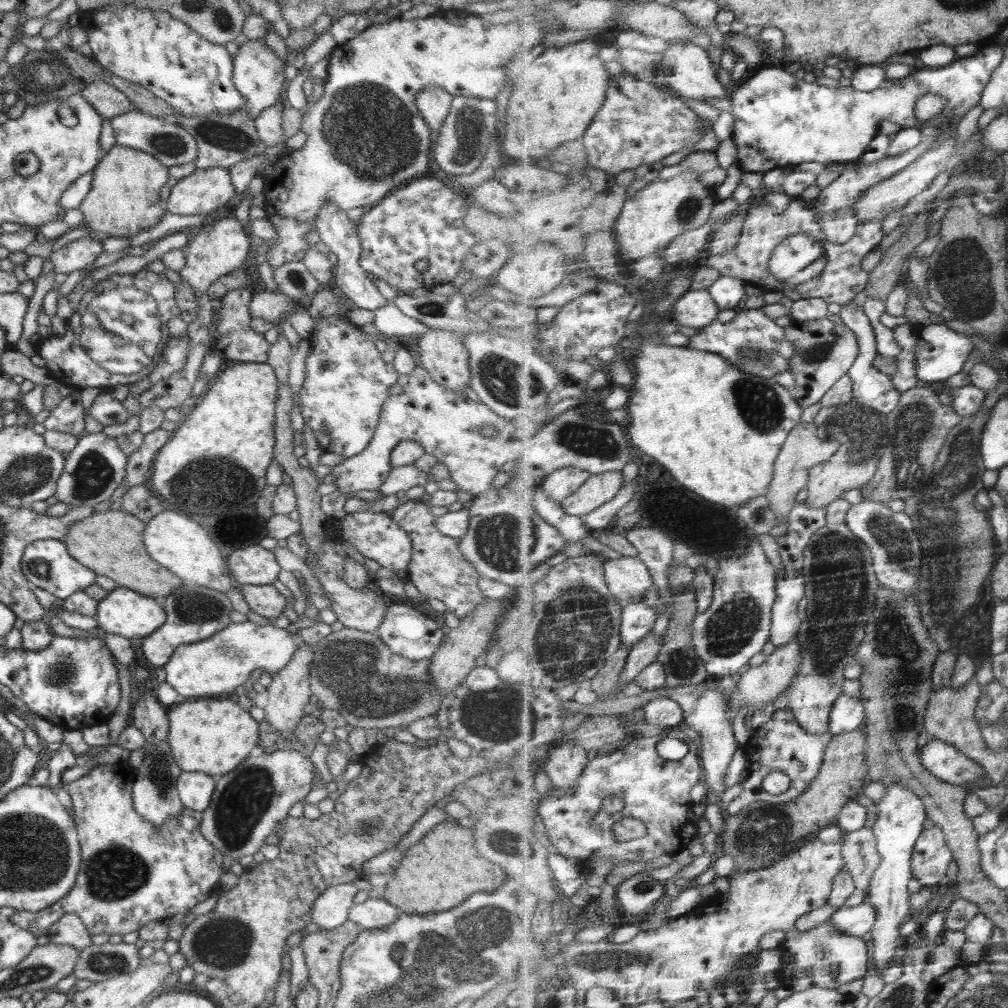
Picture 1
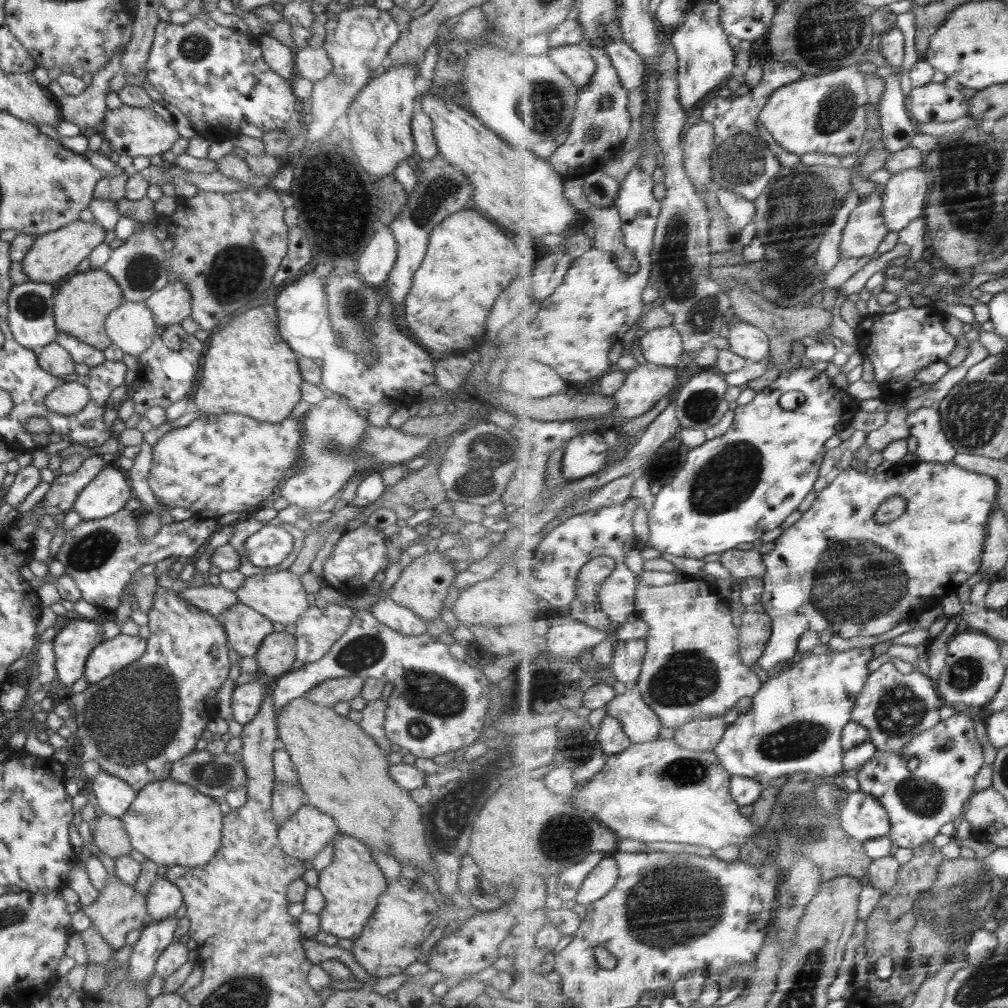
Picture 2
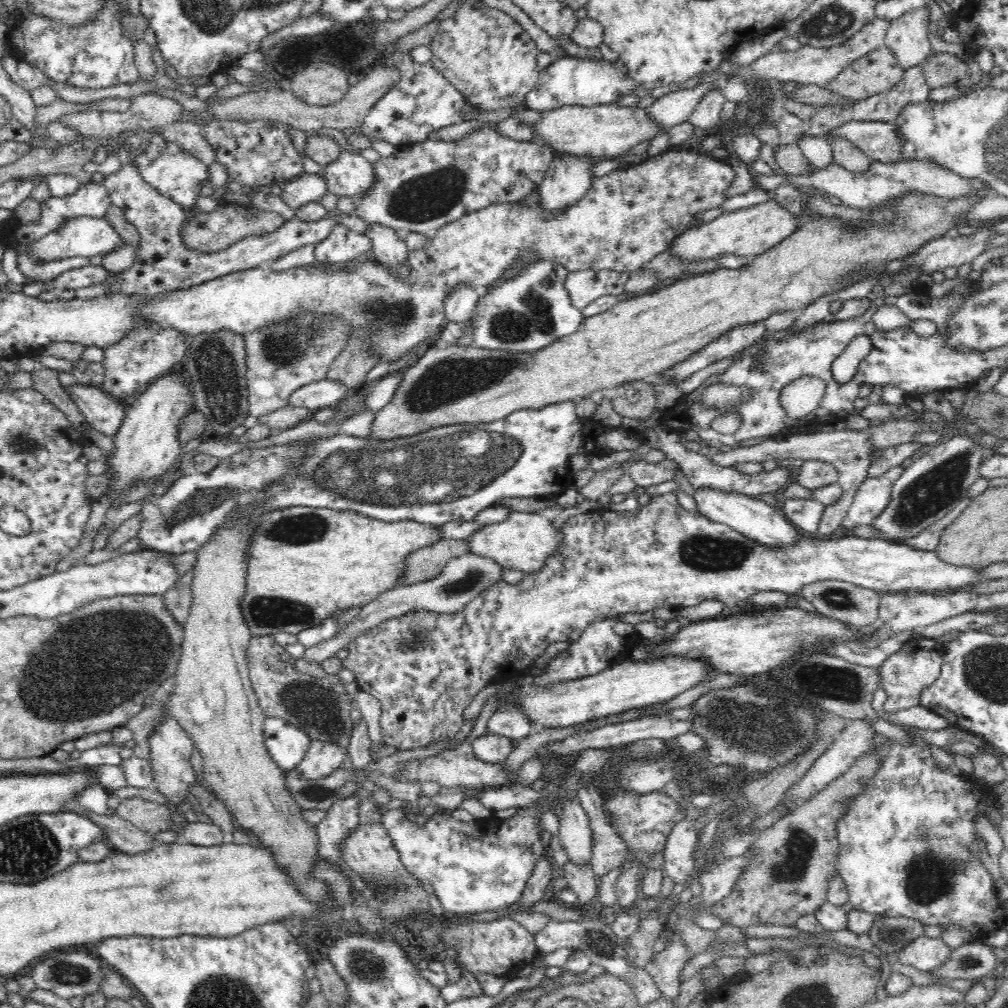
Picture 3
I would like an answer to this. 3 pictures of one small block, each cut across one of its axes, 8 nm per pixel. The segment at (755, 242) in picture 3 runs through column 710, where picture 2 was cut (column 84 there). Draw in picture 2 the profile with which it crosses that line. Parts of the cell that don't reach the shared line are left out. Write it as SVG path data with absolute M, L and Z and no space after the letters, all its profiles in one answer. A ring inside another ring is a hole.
M81 219L66 224L58 230L47 232L35 237L34 244L21 260L24 272L30 282L48 283L58 282L74 269L98 244L104 243L107 231L99 222L85 222Z

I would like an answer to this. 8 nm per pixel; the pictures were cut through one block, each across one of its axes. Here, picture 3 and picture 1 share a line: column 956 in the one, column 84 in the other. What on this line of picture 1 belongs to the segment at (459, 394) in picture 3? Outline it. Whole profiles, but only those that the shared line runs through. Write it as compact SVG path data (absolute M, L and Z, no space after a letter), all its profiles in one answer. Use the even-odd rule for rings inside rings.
M115 143L93 170L90 190L79 206L83 214L81 226L110 236L133 238L142 230L157 225L166 212L160 207L159 193L168 177L168 167L151 154Z

